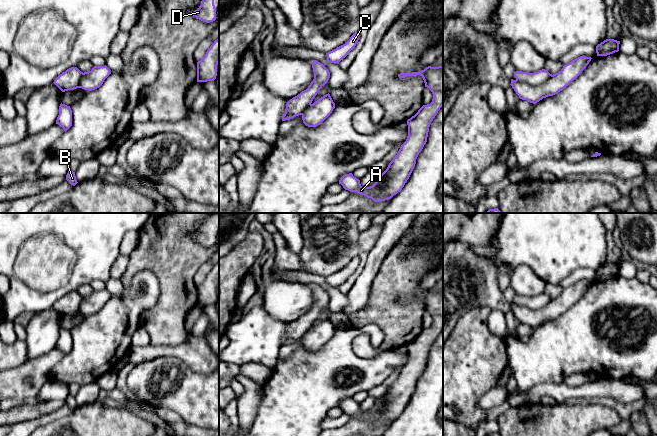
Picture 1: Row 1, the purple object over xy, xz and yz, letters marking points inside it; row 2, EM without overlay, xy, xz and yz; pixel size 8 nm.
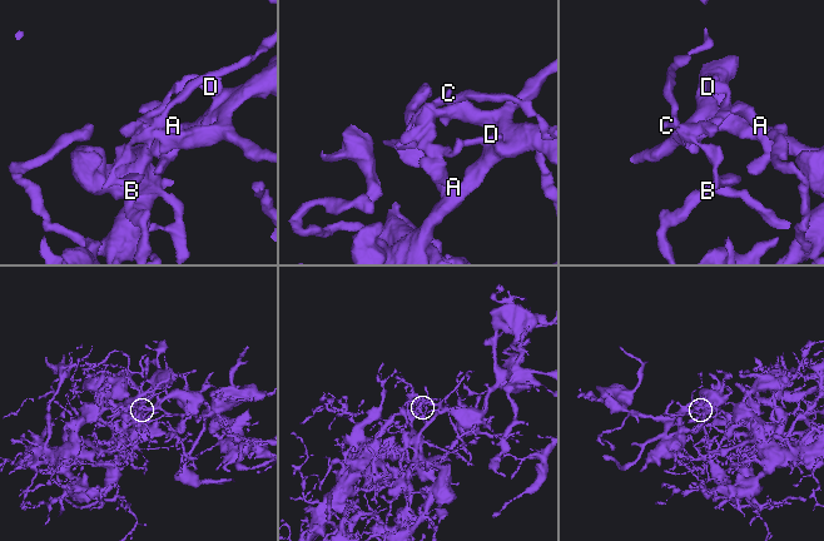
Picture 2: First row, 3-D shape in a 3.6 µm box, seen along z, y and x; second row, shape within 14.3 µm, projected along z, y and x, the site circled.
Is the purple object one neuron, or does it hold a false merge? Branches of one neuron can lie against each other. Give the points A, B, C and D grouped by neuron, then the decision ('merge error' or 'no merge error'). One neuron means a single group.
groups A D / B C; merge error

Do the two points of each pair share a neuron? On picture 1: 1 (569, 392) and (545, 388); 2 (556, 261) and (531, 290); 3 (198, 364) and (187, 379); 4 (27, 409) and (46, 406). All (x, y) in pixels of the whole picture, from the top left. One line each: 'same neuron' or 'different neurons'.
1: same neuron
2: different neurons
3: different neurons
4: same neuron

